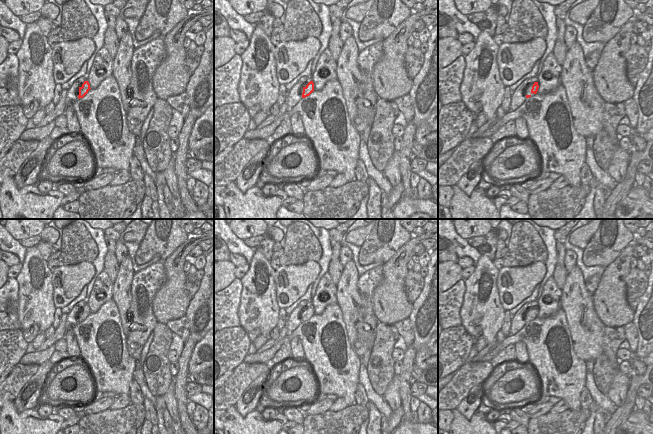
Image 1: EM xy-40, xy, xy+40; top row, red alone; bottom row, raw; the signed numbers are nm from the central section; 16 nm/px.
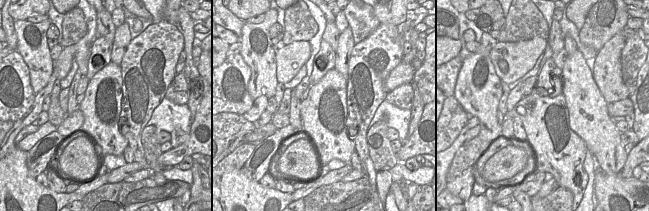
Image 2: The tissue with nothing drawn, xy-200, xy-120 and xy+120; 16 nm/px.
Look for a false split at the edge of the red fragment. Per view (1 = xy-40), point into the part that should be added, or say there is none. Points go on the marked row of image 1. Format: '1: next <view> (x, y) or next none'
1: next none

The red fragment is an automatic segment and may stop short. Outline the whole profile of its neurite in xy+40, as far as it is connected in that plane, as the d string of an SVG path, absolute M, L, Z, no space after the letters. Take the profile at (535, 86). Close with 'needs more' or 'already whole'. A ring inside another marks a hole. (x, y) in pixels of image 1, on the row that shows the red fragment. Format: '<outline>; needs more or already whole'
M537 77L530 78L528 81L525 97L529 98L529 97L534 96L537 93L538 88L539 88L538 78Z; needs more

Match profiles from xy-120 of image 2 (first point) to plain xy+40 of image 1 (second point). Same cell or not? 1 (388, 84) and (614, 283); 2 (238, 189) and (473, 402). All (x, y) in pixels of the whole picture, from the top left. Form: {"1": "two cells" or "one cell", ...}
{"1": "one cell", "2": "two cells"}

